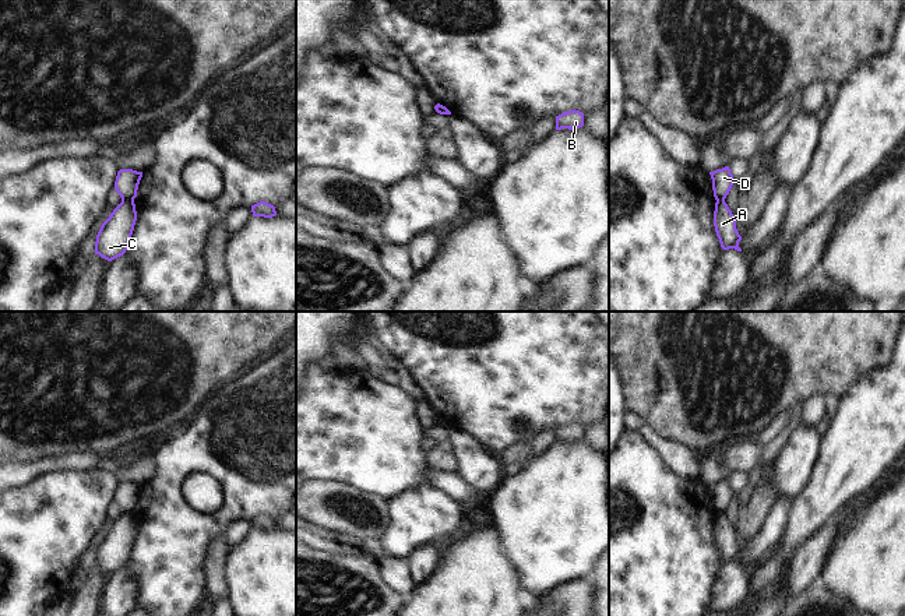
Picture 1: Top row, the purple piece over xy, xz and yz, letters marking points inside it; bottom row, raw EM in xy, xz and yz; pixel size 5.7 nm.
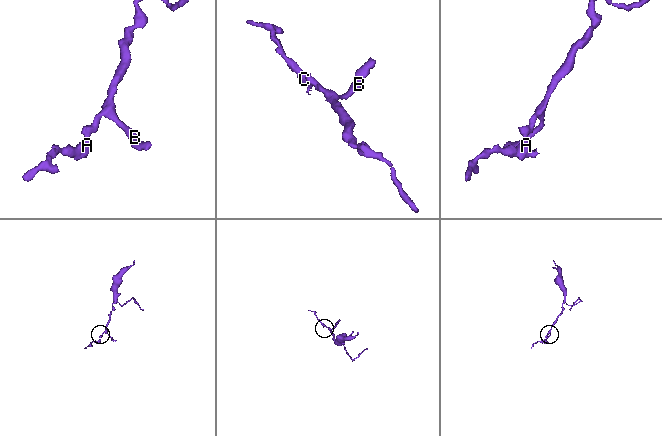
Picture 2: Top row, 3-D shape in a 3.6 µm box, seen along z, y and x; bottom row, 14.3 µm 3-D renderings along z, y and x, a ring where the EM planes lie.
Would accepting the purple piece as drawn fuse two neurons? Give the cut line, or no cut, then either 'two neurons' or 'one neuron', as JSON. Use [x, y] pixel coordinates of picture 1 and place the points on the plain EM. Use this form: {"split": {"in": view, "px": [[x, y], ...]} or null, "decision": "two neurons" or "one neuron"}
{"split": {"in": "xy", "px": [[122, 511], [133, 513]]}, "decision": "two neurons"}

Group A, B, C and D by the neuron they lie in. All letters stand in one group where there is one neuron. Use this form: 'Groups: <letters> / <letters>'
Groups: A C / B D

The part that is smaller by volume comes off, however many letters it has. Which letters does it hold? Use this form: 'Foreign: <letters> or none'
Foreign: A, C

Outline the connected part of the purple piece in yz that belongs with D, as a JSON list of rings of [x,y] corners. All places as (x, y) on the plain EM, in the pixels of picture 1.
[[[729,479],[709,485],[709,487],[715,513],[725,513],[735,496]]]

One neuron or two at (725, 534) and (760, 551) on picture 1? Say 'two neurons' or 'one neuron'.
one neuron

